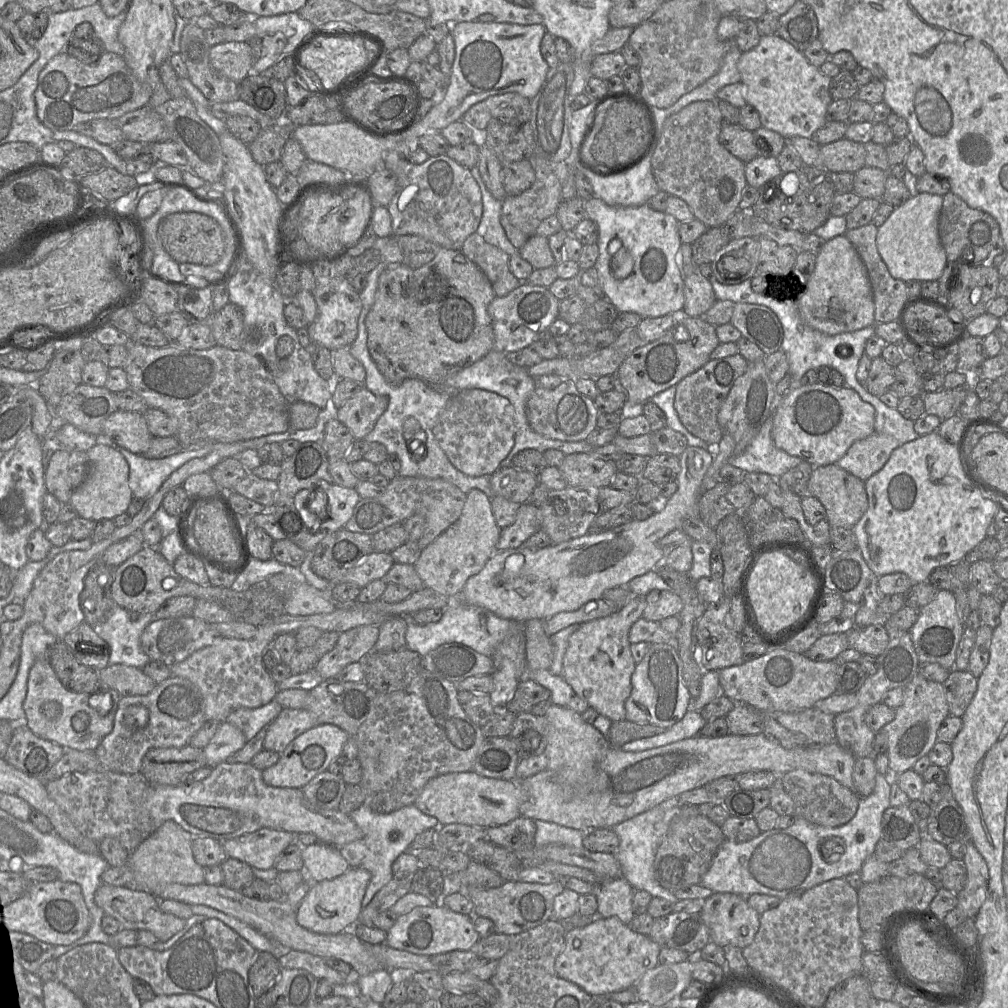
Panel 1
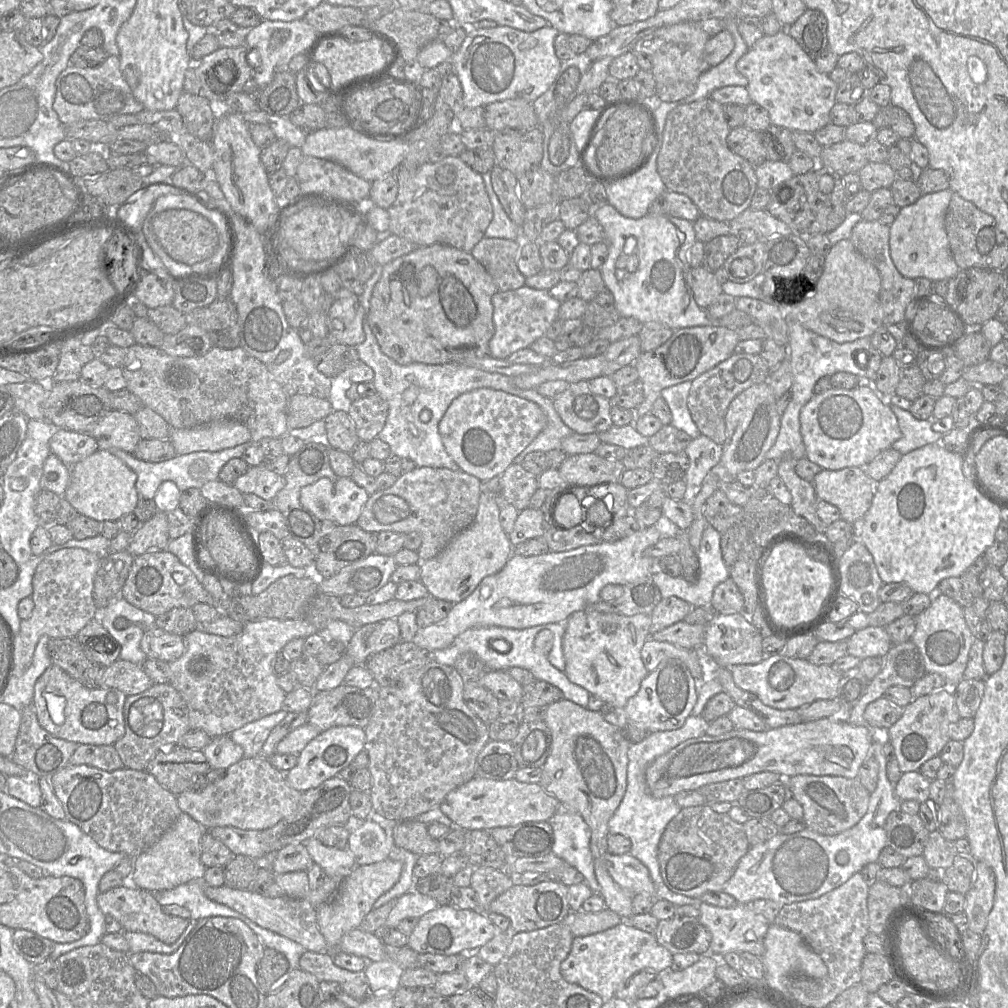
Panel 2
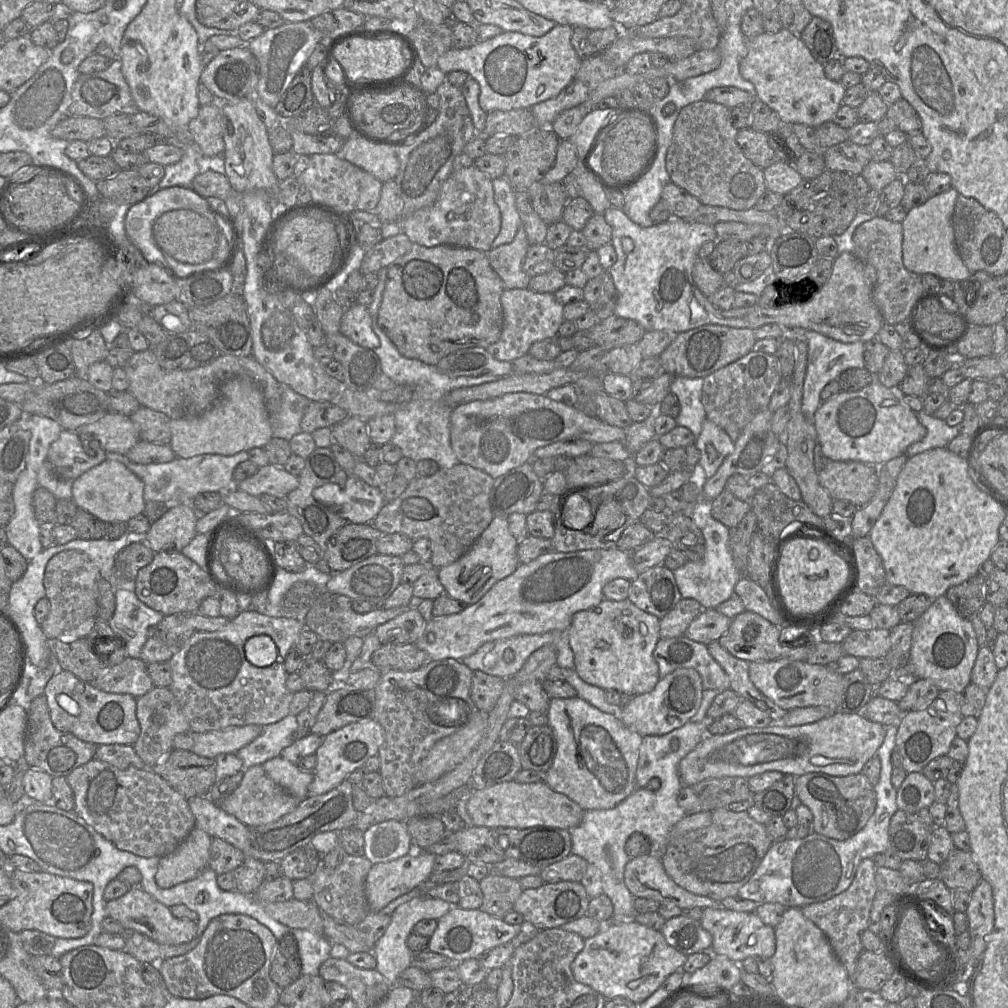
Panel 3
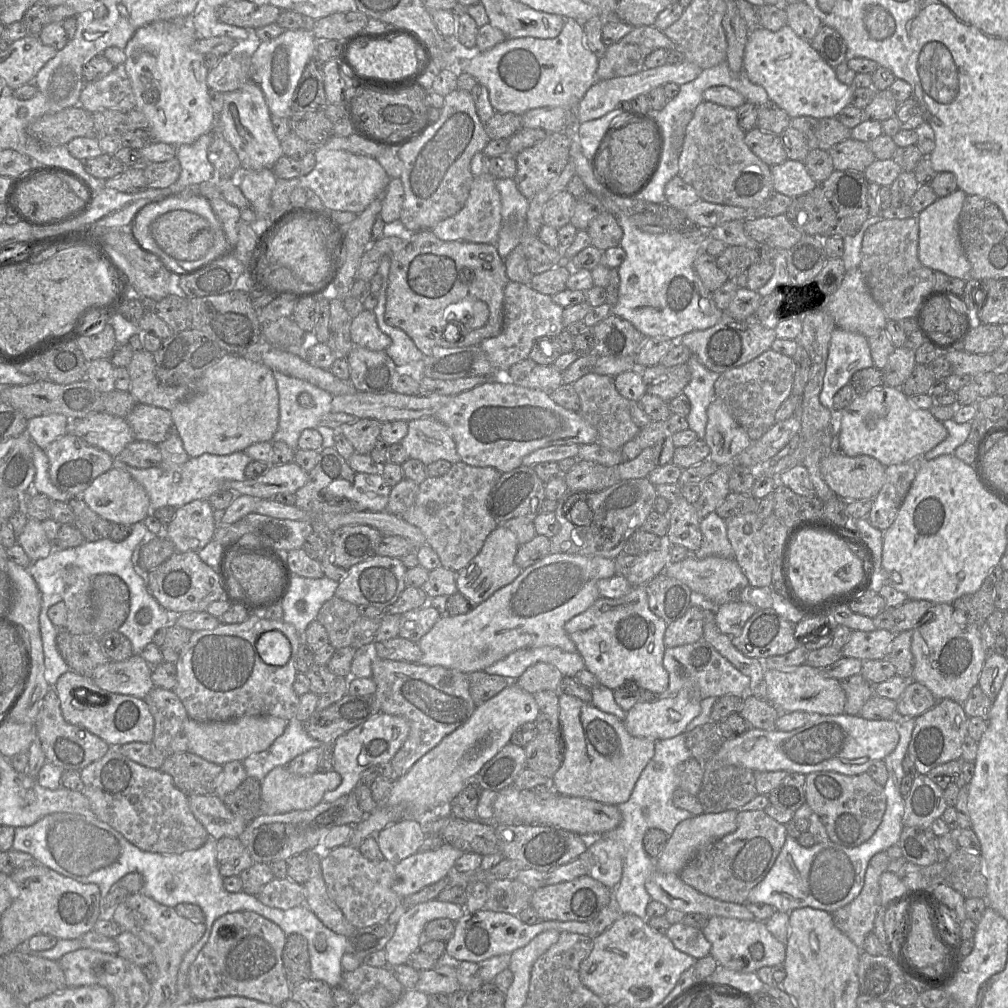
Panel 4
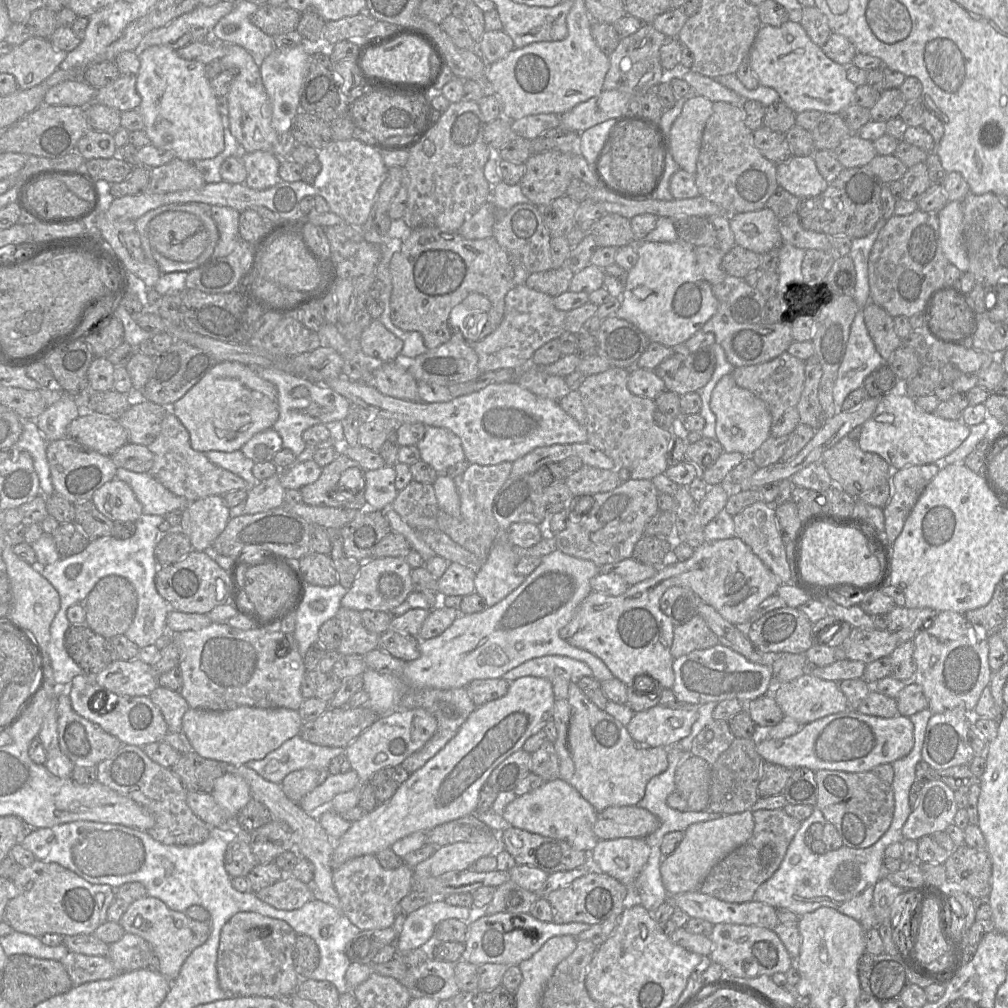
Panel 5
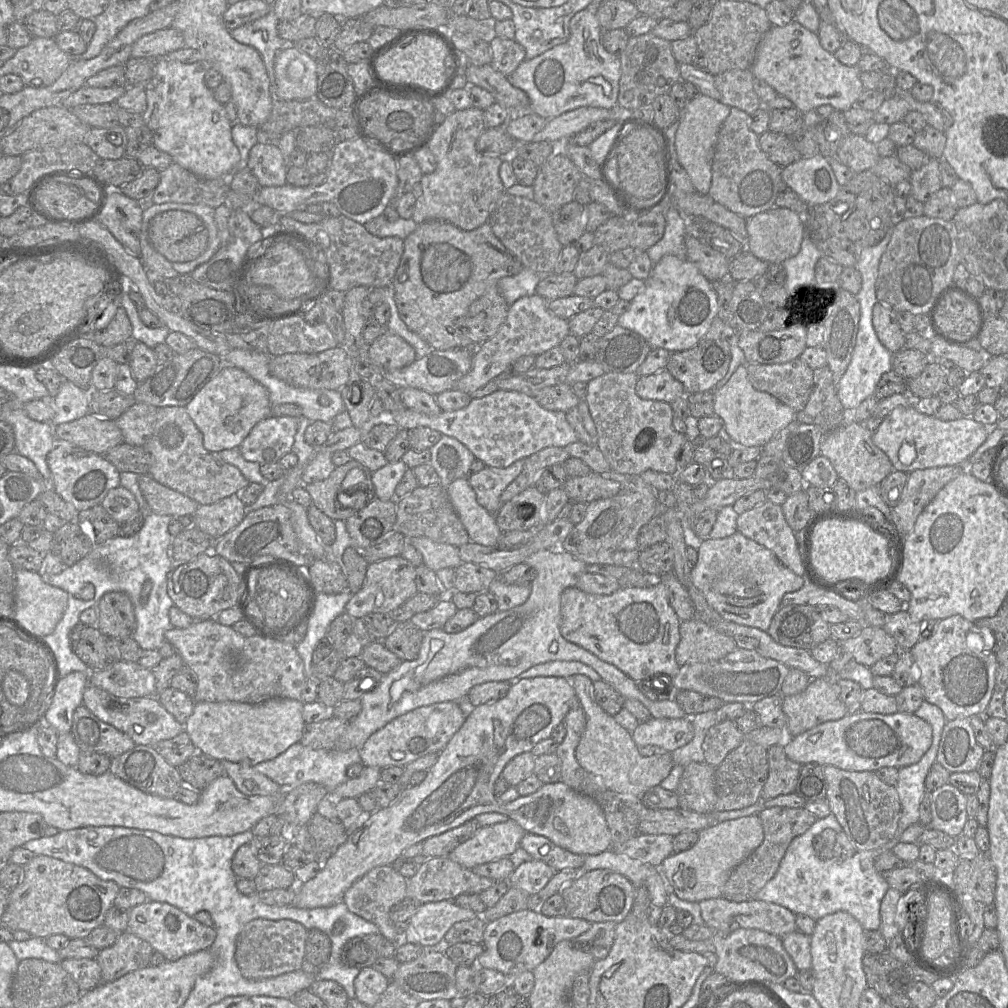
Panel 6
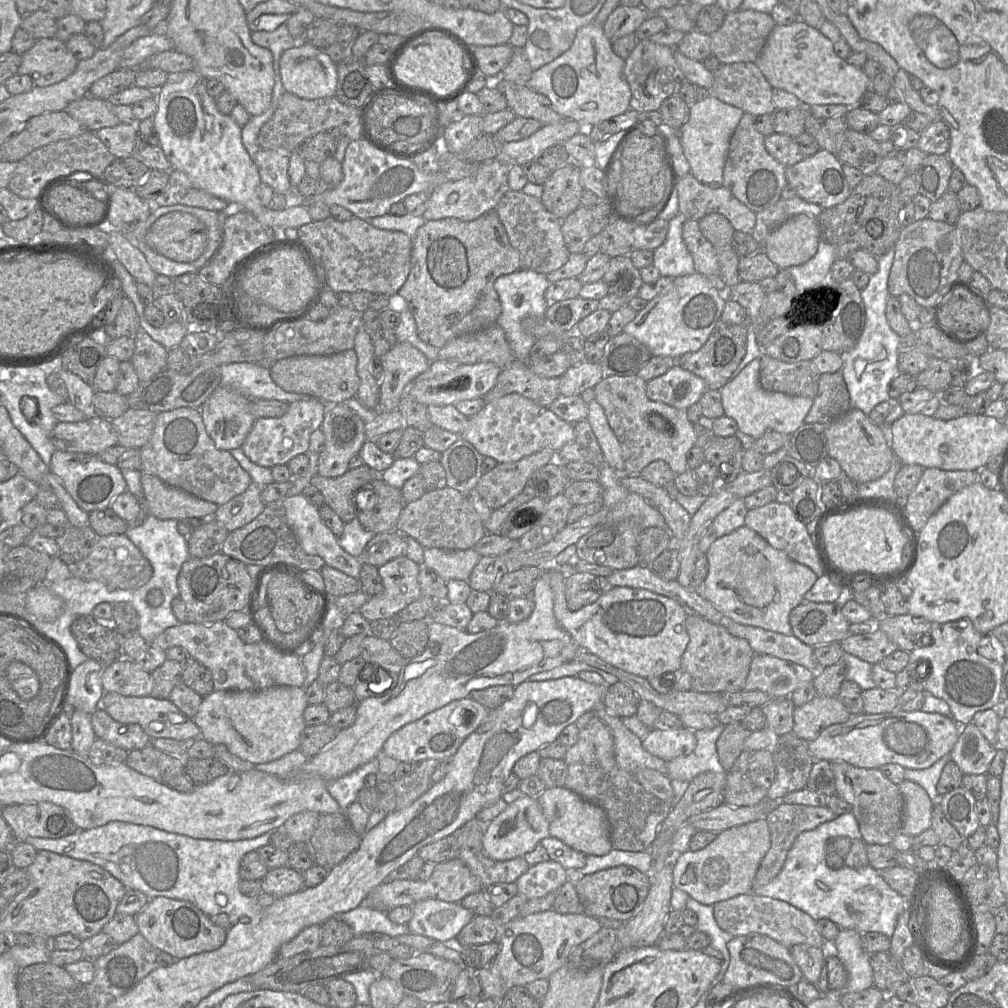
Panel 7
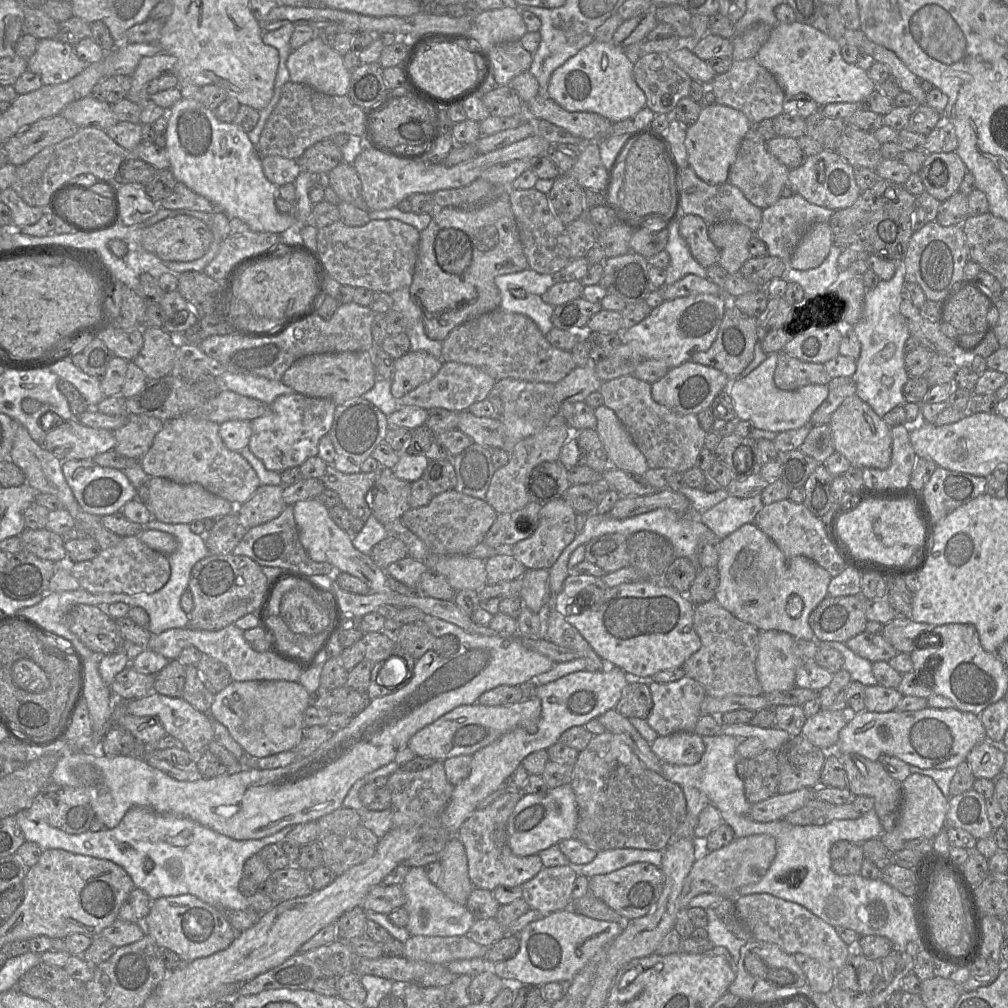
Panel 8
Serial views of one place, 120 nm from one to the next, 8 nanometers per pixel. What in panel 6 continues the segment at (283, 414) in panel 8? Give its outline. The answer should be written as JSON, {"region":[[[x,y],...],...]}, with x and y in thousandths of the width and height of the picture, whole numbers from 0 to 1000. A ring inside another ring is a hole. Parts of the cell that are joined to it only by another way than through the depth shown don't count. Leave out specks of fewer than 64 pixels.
{"region":[[[271,413],[259,417],[242,436],[237,445],[241,453],[258,461],[275,459],[290,447],[297,414]]]}

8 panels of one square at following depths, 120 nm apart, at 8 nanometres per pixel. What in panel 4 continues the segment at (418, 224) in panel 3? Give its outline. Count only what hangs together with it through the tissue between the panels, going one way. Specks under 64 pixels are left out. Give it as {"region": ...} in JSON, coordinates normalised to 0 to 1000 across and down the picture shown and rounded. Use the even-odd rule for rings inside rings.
{"region":[[[485,171],[470,175],[460,204],[449,214],[436,220],[428,228],[438,238],[468,241],[491,241],[497,225],[497,196]]]}

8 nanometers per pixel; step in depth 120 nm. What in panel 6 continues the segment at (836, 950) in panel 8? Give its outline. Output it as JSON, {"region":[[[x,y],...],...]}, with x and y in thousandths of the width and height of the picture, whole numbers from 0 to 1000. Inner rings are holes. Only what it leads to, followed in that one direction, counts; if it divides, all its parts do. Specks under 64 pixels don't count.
{"region":[[[717,890],[701,892],[693,895],[695,909],[699,918],[708,924],[726,925],[733,921],[751,922],[774,931],[791,923],[790,908],[783,902],[757,893],[742,893],[737,895],[723,894]]]}

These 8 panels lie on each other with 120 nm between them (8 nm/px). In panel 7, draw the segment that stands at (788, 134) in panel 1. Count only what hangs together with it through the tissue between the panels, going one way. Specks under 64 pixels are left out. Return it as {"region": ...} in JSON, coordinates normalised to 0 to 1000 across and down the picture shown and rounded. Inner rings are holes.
{"region":[[[793,18],[783,25],[768,25],[748,63],[766,87],[789,94],[799,106],[837,104],[844,107],[864,88],[864,78],[855,67],[830,56],[826,42]]]}

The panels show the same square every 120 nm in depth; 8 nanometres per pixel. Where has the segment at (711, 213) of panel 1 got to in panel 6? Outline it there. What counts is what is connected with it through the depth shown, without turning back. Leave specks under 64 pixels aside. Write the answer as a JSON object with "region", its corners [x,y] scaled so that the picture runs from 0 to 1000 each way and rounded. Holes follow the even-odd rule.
{"region":[[[725,107],[711,134],[702,193],[725,210],[742,217],[769,205],[771,193],[779,185],[776,167],[754,148],[753,135],[744,128],[744,114]]]}

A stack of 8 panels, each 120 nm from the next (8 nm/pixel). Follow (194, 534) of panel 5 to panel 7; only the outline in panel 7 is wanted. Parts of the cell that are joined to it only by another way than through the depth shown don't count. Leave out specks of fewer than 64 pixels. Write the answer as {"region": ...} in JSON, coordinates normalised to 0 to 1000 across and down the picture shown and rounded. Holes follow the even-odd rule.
{"region":[[[250,478],[244,487],[216,502],[211,514],[227,528],[239,524],[253,515],[263,505],[259,482]]]}

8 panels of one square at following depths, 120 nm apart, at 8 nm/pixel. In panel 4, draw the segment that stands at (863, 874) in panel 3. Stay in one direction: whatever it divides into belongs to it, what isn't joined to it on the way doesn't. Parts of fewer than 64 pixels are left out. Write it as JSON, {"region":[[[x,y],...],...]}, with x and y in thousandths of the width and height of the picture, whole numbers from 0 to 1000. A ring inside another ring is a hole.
{"region":[[[879,844],[868,847],[860,859],[857,878],[852,888],[842,897],[824,906],[828,918],[855,943],[859,929],[865,925],[869,907],[874,899],[872,873],[880,863],[883,851]]]}

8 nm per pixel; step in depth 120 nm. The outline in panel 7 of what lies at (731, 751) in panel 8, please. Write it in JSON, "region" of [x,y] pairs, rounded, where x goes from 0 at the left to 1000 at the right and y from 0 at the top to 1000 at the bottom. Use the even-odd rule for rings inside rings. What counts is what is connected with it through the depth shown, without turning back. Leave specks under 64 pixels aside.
{"region":[[[712,718],[705,724],[688,725],[691,739],[689,744],[682,749],[669,752],[662,756],[662,769],[665,773],[684,776],[697,766],[718,768],[721,766],[713,756],[710,736],[718,720]]]}

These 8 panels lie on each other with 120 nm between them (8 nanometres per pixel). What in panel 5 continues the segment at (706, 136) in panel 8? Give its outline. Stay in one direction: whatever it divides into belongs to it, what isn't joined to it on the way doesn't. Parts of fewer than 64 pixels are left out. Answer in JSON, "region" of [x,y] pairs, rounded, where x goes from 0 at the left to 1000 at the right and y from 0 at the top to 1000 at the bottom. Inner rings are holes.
{"region":[[[691,94],[682,99],[665,131],[666,153],[676,168],[689,174],[696,134],[706,113],[707,101]]]}

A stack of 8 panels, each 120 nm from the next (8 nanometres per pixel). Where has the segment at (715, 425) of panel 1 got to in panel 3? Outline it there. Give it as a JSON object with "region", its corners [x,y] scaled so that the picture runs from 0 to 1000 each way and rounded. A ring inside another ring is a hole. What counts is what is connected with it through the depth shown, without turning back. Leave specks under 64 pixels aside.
{"region":[[[745,348],[697,375],[695,399],[700,416],[716,425],[730,438],[739,423],[754,408],[763,406],[763,400],[776,377],[775,365],[769,352]]]}

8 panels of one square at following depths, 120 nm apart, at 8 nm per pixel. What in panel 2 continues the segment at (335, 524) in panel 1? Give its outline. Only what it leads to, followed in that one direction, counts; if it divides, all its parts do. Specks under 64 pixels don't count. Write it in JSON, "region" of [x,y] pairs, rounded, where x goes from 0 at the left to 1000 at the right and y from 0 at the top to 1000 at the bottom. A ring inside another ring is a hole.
{"region":[[[336,473],[331,479],[319,474],[300,485],[298,498],[314,514],[340,522],[354,518],[366,492],[348,473]]]}

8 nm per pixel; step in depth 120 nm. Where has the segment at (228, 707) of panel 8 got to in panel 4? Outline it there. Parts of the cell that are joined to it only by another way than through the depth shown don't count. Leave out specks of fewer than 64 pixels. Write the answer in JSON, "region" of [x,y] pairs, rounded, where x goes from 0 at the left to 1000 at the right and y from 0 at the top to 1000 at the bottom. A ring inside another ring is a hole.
{"region":[[[240,710],[220,716],[199,716],[188,711],[182,718],[182,726],[187,733],[187,745],[203,754],[222,759],[228,755],[241,755],[250,748],[267,742],[281,728],[286,714],[273,710]]]}

